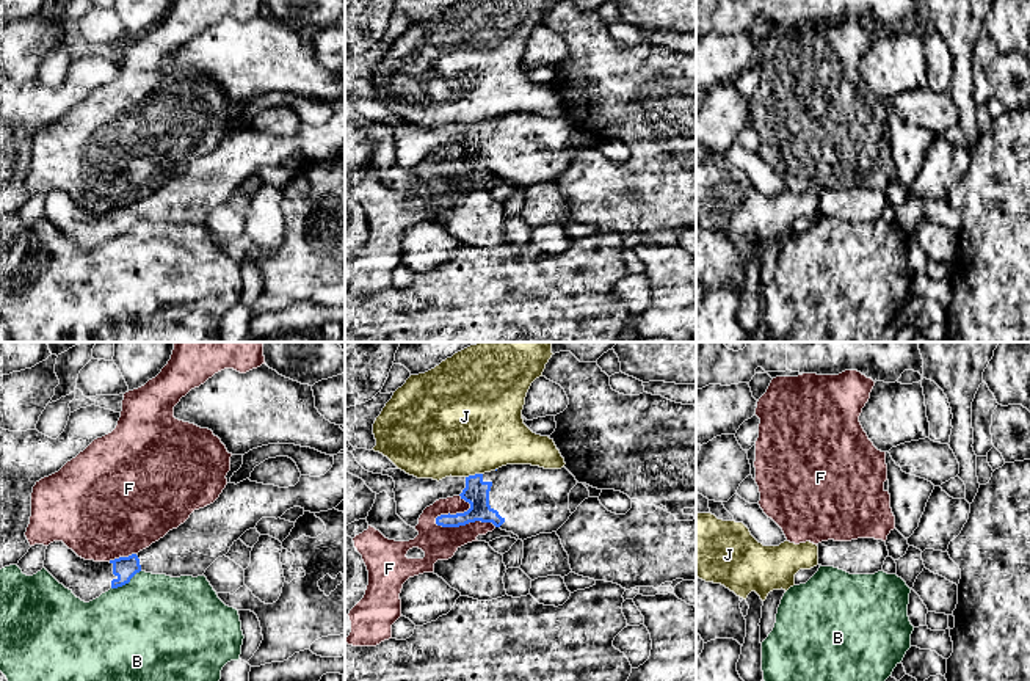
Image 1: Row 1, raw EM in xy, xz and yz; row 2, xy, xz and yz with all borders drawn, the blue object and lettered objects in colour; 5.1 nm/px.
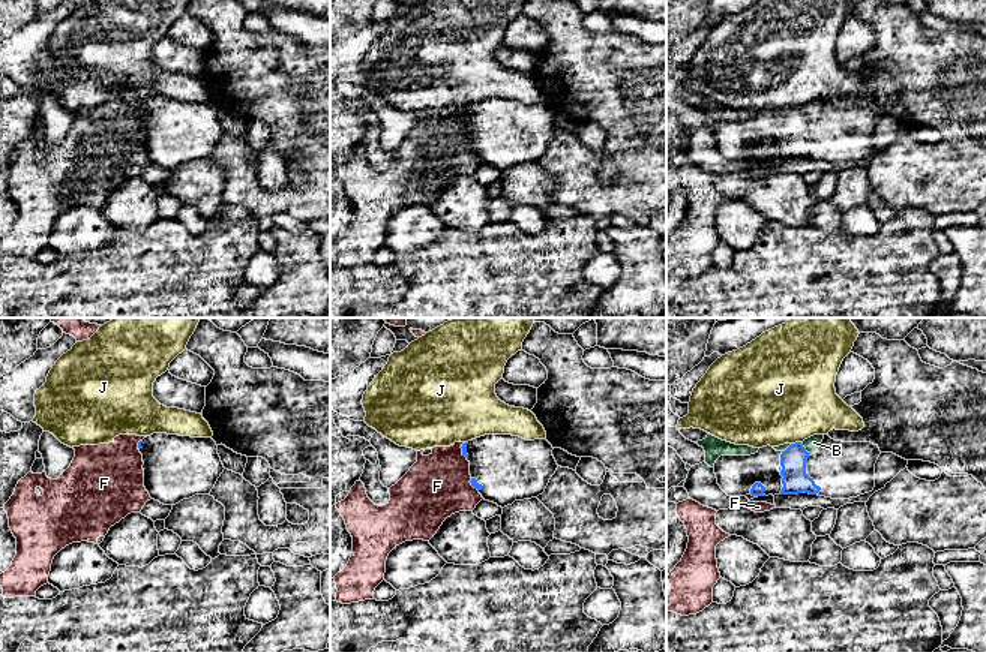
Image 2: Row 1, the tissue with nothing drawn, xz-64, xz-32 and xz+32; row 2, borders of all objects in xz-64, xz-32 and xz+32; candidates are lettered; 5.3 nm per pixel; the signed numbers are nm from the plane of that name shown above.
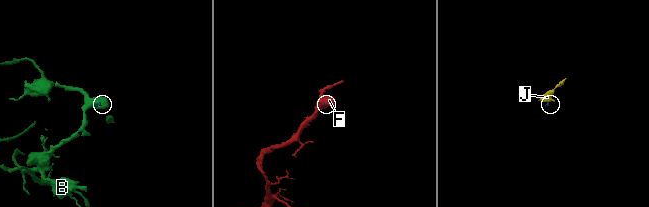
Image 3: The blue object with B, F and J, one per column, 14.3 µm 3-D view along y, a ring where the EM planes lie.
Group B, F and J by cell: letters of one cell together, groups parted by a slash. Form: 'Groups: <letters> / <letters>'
Groups: B / F / J

